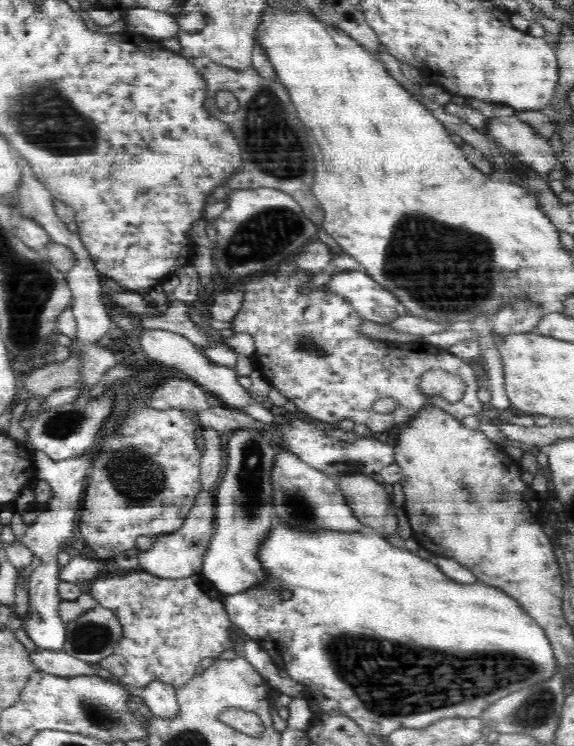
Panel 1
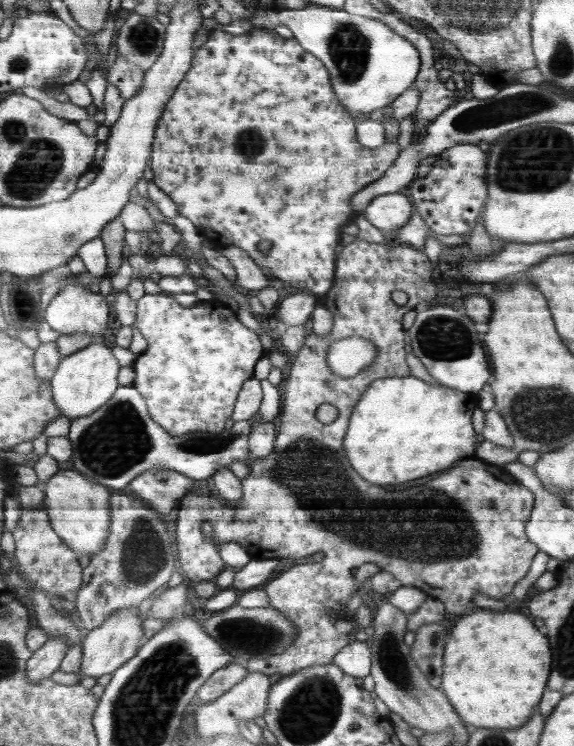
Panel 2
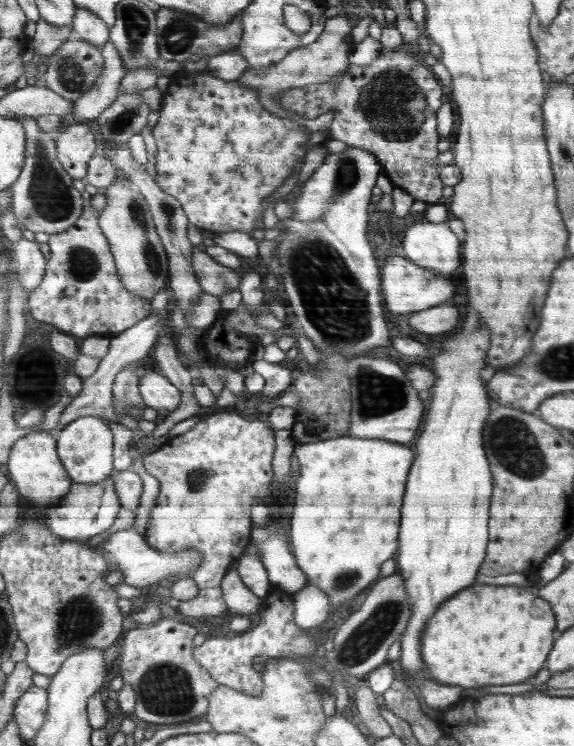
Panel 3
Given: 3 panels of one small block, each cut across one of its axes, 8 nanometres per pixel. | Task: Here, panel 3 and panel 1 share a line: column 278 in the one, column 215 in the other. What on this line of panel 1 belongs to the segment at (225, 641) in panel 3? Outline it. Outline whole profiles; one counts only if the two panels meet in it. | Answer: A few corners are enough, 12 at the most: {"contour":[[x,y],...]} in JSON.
{"contour":[[131,572],[90,593],[122,626],[98,664],[140,692],[175,689],[231,650],[201,574]]}

